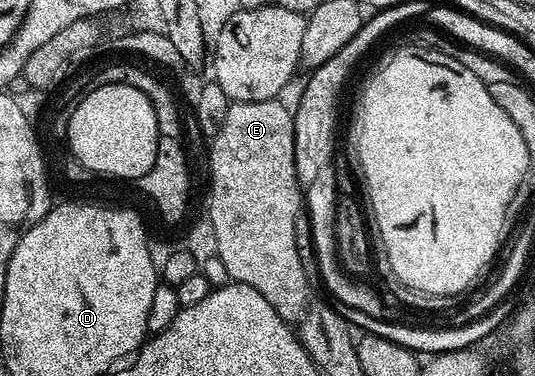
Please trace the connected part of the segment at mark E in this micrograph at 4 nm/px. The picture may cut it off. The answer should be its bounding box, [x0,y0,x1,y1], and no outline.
[206,99,310,323]

